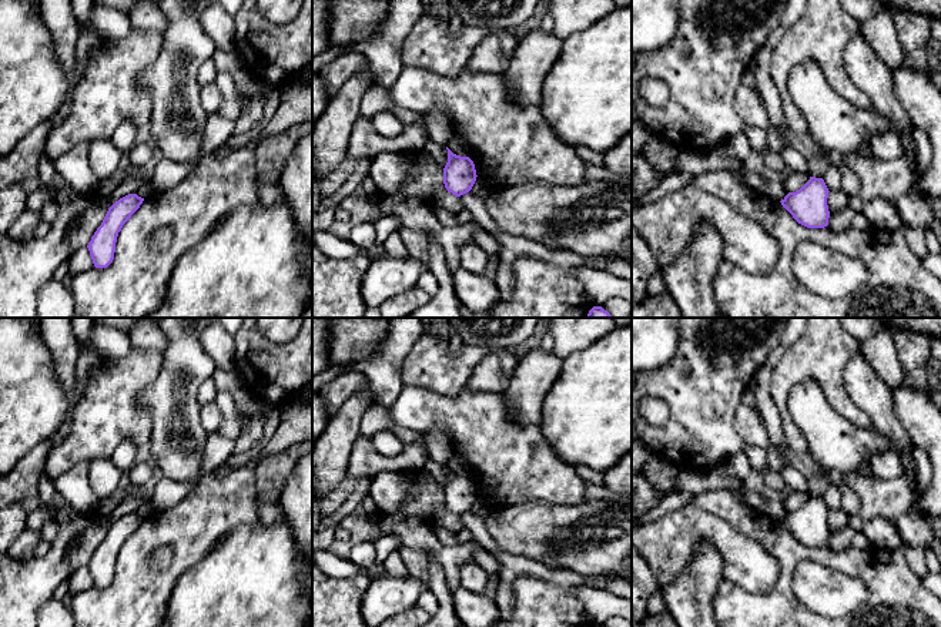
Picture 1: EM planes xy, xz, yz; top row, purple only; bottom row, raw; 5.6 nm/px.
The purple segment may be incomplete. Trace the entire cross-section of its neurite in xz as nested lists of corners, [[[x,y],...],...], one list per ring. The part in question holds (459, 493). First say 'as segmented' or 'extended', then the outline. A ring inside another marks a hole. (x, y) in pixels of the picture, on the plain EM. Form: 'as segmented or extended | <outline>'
as segmented | [[[448,466],[448,482],[443,487],[445,507],[456,516],[469,512],[476,500],[475,483],[469,476],[453,473]]]

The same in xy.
as segmented | [[[128,513],[108,527],[101,544],[87,564],[96,587],[107,587],[113,581],[118,551],[143,520],[144,517],[137,513]]]

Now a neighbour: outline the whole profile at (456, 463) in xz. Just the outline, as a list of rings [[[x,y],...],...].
[[[453,452],[453,455],[451,456],[449,462],[446,463],[446,466],[456,475],[461,476],[470,476],[470,470],[468,466],[466,459],[459,453],[459,452]]]

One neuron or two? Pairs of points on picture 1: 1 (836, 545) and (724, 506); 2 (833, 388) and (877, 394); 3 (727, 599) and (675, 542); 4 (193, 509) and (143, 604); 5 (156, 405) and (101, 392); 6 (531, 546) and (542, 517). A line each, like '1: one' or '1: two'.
1: two
2: two
3: two
4: one
5: two
6: one

